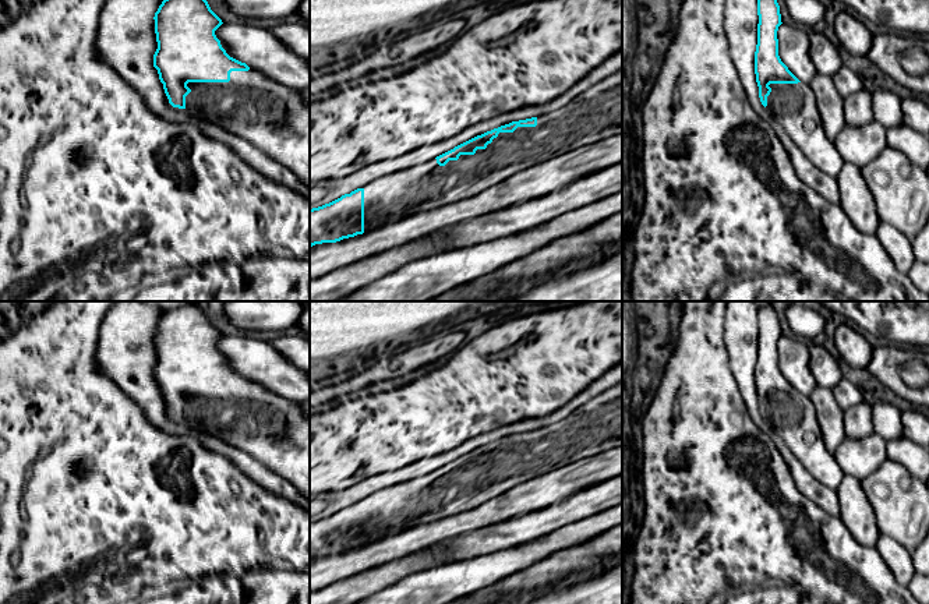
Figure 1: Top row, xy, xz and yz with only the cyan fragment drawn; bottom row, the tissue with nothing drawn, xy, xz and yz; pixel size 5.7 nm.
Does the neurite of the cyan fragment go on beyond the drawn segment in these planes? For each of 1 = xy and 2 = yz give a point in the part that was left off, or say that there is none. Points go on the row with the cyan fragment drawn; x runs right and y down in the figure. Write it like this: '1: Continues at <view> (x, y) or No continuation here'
1: Continues at xy (275, 119)
2: Continues at yz (794, 106)

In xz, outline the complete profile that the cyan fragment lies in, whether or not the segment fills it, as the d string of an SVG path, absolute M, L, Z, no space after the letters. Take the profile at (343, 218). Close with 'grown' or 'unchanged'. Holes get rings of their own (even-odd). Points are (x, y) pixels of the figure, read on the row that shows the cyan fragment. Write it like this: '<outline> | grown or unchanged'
M622 68L559 110L501 126L428 162L378 177L363 188L310 209L310 247L336 243L420 211L467 199L530 166L621 133Z | grown

